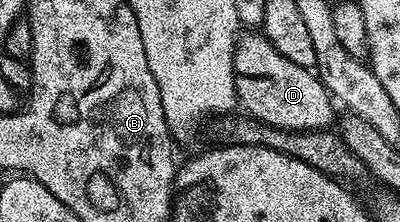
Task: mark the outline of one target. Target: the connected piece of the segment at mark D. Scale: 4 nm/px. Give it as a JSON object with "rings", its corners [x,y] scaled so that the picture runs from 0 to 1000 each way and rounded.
{"rings":[[[613,144],[595,167],[583,239],[583,320],[593,455],[600,491],[625,532],[710,586],[810,586],[835,563],[838,446],[823,401],[803,374],[800,347],[775,302],[718,270],[718,252],[708,252],[708,234],[698,234],[688,198],[678,198],[678,180],[663,171],[660,149]]]}

